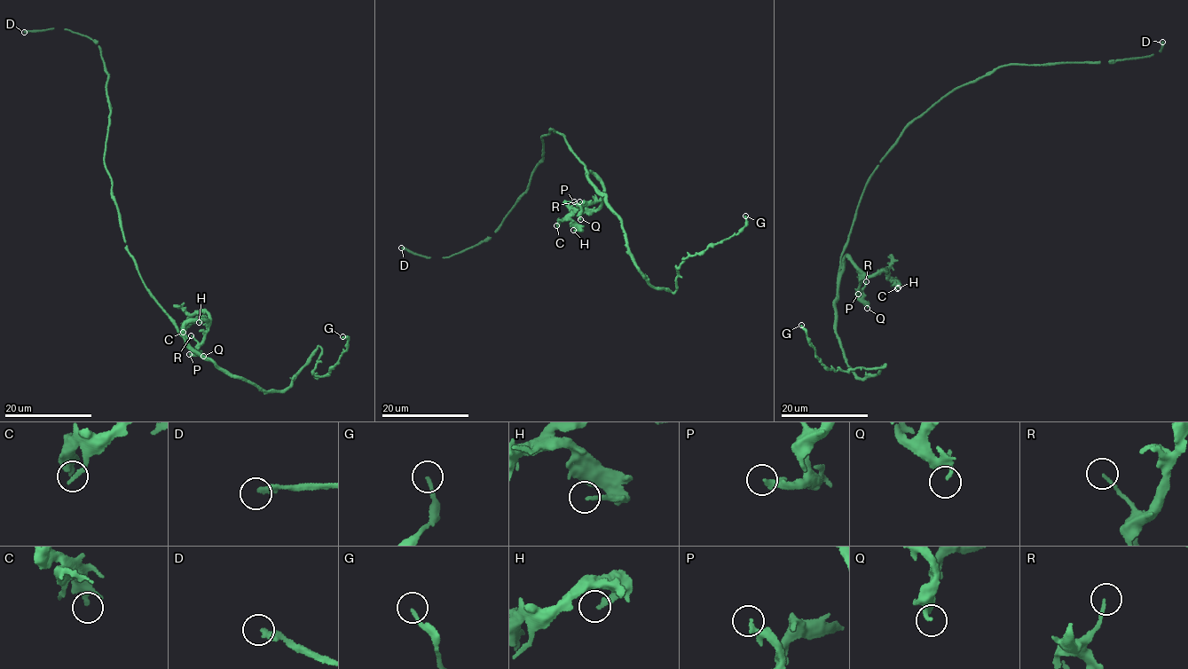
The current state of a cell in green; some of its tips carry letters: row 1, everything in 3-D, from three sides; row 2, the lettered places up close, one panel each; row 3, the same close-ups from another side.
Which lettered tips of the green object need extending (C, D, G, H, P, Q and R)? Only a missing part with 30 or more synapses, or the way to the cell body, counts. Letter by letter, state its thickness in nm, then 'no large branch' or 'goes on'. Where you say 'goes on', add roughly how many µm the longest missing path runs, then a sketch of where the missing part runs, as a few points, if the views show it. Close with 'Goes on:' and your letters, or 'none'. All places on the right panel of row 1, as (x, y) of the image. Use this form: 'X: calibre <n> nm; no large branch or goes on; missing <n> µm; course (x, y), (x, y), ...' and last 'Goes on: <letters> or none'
C: calibre 140 nm; no large branch
D: calibre 280 nm; no large branch
G: calibre 170 nm; no large branch
H: calibre 180 nm; no large branch
P: calibre 170 nm; no large branch
Q: calibre 160 nm; no large branch
R: calibre 140 nm; no large branch
Goes on: none

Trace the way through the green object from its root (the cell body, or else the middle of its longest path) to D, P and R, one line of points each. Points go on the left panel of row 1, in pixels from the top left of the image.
D: (138, 273), (104, 161), (111, 107), (100, 48), (66, 29), (24, 32)
P: (138, 273), (181, 336), (190, 319), (206, 322), (203, 342), (196, 354), (189, 354)
R: (138, 273), (181, 336), (190, 319), (206, 322), (205, 340), (197, 342), (191, 335)

